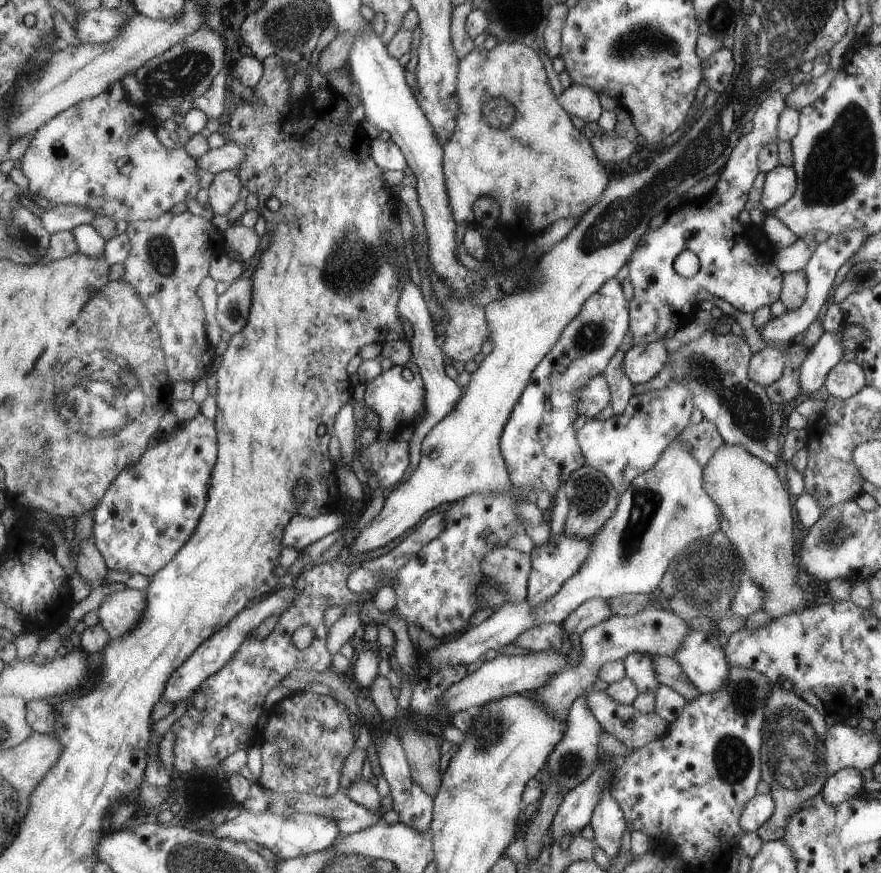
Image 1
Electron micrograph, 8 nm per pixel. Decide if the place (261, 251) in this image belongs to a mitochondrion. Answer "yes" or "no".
no

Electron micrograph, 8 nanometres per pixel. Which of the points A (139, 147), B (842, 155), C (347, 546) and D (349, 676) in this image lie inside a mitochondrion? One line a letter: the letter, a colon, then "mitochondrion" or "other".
A: other
B: mitochondrion
C: other
D: other

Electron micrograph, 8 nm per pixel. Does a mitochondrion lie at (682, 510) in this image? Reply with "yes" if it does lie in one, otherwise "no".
yes

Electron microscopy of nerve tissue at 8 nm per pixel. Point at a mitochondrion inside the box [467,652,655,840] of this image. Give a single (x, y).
(493, 731)

